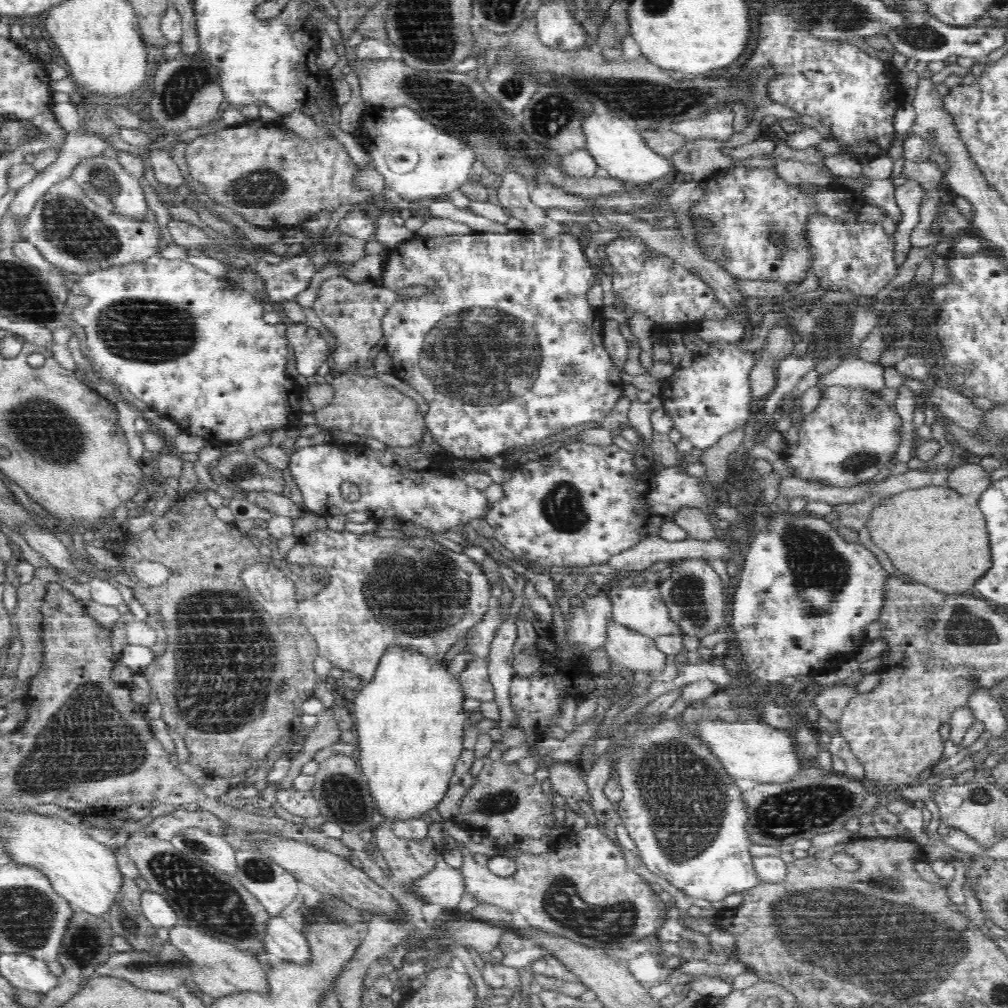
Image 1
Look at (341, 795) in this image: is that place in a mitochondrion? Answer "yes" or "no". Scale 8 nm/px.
yes

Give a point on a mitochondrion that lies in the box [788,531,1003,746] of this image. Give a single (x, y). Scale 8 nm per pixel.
(961, 627)

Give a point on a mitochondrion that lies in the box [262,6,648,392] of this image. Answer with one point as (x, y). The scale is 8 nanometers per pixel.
(453, 104)

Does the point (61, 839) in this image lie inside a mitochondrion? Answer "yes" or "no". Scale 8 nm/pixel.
no

